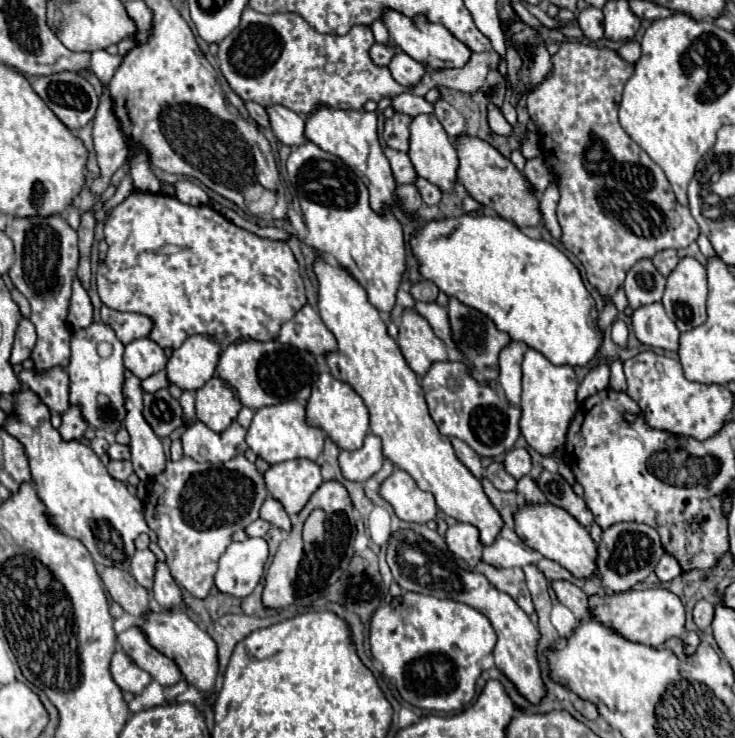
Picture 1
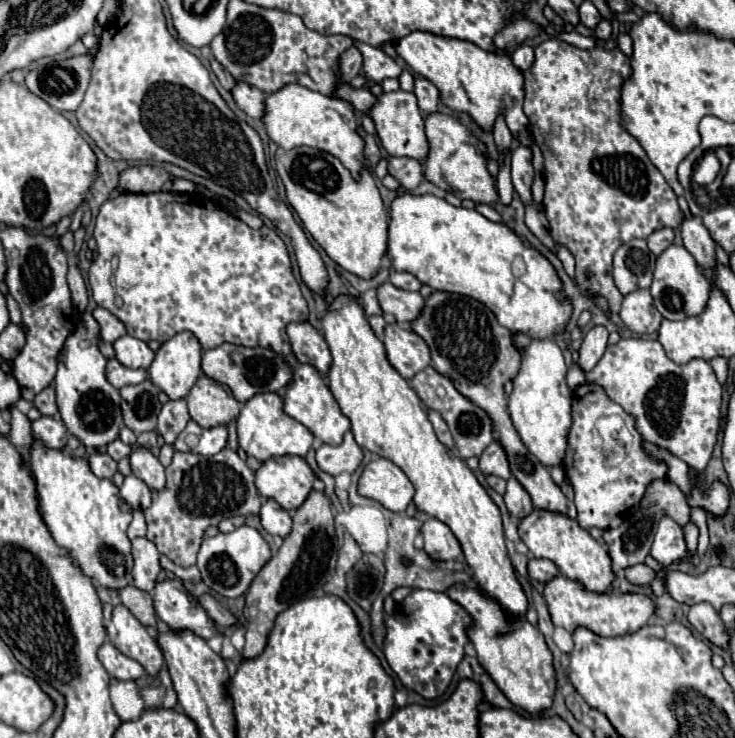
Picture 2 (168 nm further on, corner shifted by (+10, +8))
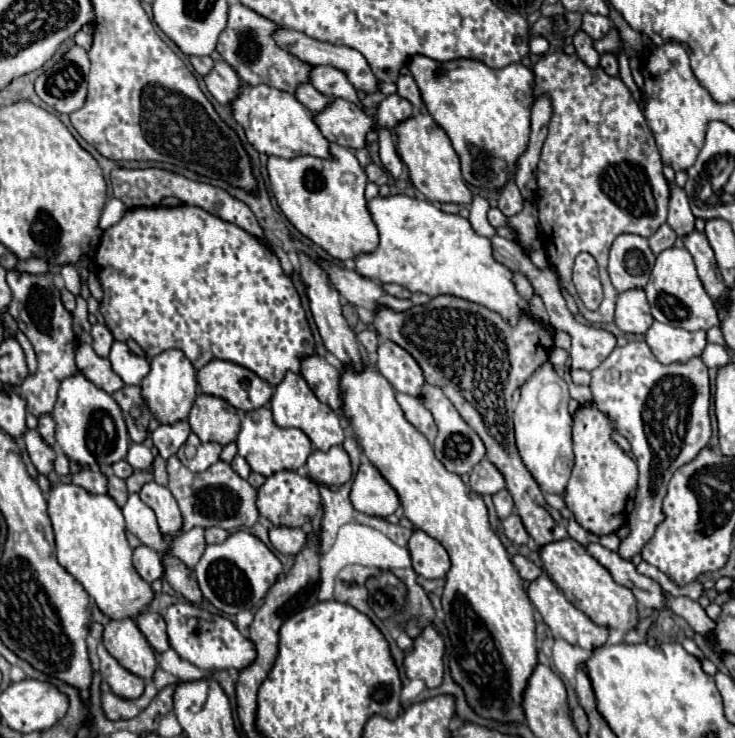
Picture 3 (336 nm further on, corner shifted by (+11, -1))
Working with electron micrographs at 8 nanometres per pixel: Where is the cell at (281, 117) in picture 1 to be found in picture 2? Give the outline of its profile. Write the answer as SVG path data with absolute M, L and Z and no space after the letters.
M236 81L236 85L232 87L232 97L236 101L236 105L254 119L260 119L264 115L264 93L258 91L256 87L250 87L248 83Z

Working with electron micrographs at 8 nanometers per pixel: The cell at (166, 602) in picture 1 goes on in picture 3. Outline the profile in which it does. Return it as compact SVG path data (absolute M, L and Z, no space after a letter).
M171 604L165 612L165 624L167 624L167 636L171 648L187 662L195 664L201 670L229 670L229 668L245 668L255 660L255 648L249 638L245 638L233 622L227 618L215 616L195 604Z

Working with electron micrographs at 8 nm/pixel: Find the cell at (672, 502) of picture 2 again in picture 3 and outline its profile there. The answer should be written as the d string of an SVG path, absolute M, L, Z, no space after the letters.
M629 342L623 348L615 348L609 358L591 372L591 394L593 402L601 412L607 412L615 430L625 436L633 448L639 466L639 488L635 496L635 508L629 516L629 536L619 544L619 556L629 560L635 554L641 554L647 542L653 538L657 526L665 520L663 500L667 496L667 484L673 472L695 460L703 448L709 446L711 440L711 388L709 388L709 372L701 358L689 360L689 364L661 364L645 342Z

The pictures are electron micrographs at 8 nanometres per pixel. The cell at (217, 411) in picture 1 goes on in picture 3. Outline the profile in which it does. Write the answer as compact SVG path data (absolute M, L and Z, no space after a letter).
M199 394L187 420L201 442L217 442L225 446L229 442L235 442L241 414L217 396Z

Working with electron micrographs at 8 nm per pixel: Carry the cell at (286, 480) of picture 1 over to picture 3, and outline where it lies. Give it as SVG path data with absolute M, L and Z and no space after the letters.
M283 470L275 472L265 480L265 484L257 490L257 510L261 516L269 518L275 526L303 526L309 522L319 510L319 490L317 484L299 472Z

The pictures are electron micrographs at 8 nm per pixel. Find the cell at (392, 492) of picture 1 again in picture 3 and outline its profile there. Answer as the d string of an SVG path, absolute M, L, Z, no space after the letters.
M363 460L353 480L351 502L355 510L371 516L381 516L381 518L391 516L401 506L397 492L369 460Z

